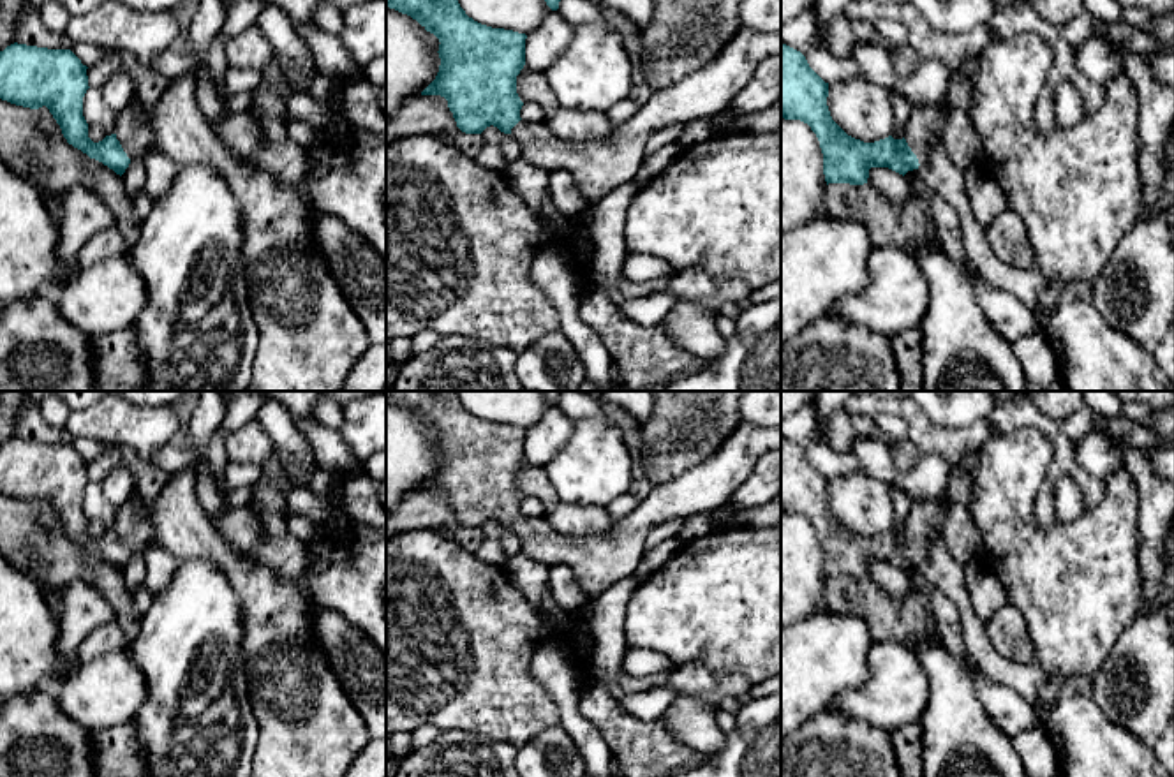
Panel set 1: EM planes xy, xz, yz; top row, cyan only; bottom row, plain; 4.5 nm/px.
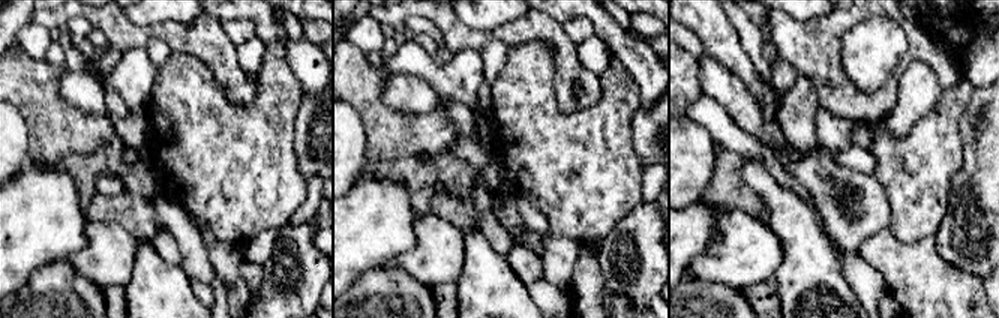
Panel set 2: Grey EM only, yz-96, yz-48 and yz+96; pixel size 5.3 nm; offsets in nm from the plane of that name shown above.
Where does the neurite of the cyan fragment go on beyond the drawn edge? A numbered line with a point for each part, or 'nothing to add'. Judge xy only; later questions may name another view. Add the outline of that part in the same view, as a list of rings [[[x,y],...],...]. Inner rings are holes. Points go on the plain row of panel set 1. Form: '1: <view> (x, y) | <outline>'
1: xy (133, 520) | [[[137,500],[120,506],[116,511],[116,534],[130,555],[145,555],[146,548],[157,541],[148,504]]]

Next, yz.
1: yz (924, 518) | [[[913,502],[904,522],[904,534],[918,559],[927,557],[933,534],[943,529],[947,507],[948,502]]]

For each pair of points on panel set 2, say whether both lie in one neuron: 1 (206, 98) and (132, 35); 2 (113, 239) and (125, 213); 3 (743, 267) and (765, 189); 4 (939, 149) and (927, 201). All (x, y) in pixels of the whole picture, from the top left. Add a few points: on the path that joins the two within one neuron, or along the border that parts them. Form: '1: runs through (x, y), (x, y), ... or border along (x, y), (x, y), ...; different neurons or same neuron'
1: border along (173, 48), (189, 51), (207, 65); different neurons
2: border along (89, 219), (117, 222), (138, 240); different neurons
3: border along (765, 222), (777, 237), (782, 254); different neurons
4: runs through (927, 162), (927, 188); same neuron

